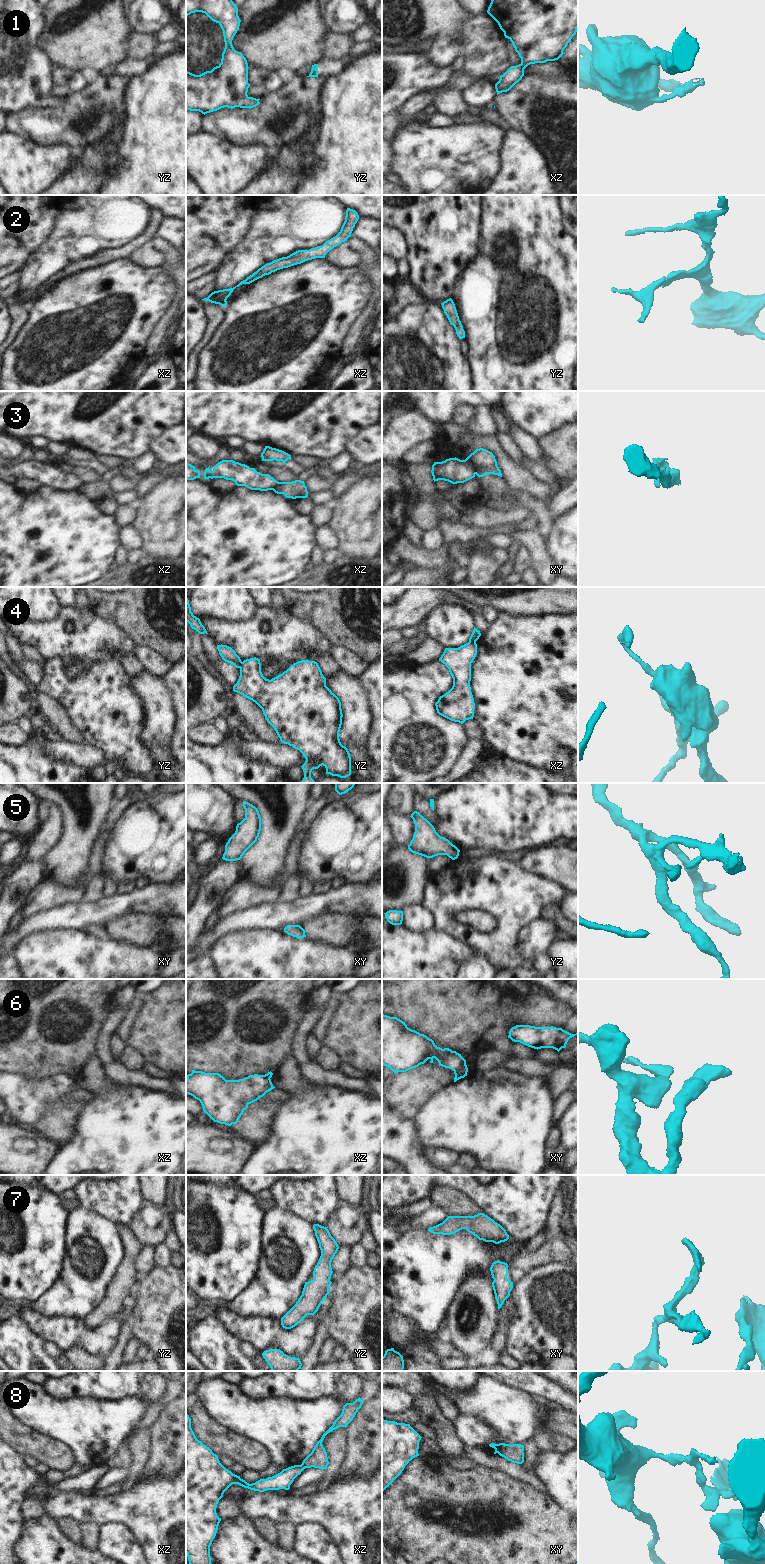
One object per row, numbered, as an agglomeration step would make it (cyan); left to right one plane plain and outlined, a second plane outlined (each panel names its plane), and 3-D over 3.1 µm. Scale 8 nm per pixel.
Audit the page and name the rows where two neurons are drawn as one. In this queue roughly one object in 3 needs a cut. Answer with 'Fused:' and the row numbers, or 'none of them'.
Fused: 3, 4, 6, 8

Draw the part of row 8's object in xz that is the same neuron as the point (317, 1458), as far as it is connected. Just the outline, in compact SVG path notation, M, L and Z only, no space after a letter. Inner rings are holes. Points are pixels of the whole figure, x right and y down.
M359 1397L353 1403L346 1403L343 1406L341 1415L334 1421L333 1425L322 1435L321 1439L316 1443L312 1452L303 1460L302 1466L304 1468L319 1468L326 1469L329 1461L327 1452L322 1445L325 1436L339 1427L347 1427L353 1420L358 1410L361 1408L364 1401Z

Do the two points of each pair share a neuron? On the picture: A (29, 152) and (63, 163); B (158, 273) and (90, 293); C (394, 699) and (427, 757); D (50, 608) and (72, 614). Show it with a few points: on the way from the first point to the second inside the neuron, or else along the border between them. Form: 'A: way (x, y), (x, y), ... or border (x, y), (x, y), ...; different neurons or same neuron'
A: way (37, 160), (40, 163), (55, 163); same neuron
B: way (141, 290), (138, 293), (107, 293); same neuron
C: way (394, 713), (394, 724), (413, 743); same neuron
D: border (61, 607), (55, 618), (38, 622); different neurons

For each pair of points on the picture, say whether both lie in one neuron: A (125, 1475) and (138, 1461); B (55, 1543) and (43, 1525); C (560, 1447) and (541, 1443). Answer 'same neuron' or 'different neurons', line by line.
A: different neurons
B: same neuron
C: same neuron

